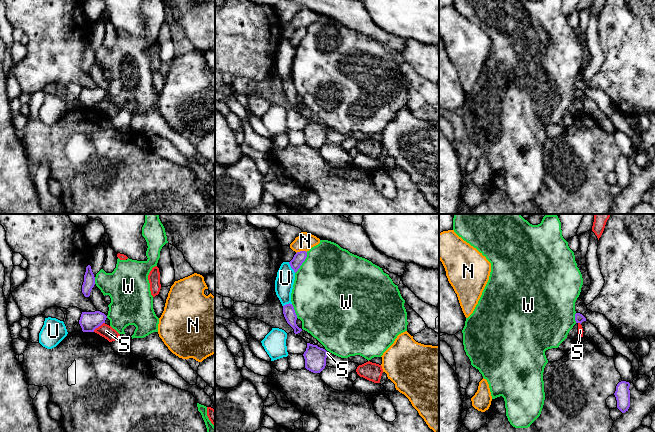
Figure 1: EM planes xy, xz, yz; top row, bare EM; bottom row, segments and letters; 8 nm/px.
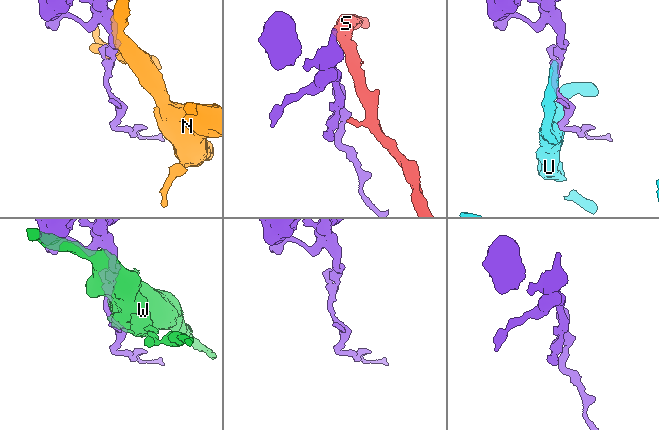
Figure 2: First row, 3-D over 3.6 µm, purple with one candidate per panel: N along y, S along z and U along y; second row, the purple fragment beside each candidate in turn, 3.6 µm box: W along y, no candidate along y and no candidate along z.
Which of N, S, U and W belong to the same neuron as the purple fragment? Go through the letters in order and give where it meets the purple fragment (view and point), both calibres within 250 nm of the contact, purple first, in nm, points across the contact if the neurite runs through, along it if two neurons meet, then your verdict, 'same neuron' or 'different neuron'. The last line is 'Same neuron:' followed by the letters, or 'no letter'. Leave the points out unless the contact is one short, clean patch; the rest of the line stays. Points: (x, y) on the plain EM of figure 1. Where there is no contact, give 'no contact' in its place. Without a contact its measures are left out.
N: xz (301, 27) | 90/150 nm | different neuron
S: xy (98, 102) | 160/110 nm | along xy (104, 98), (93, 107) | different neuron
U: xz (291, 43) | 90/150 nm | different neuron
W: xz (302, 38) | 90/500 nm | different neuron
Same neuron: no letter

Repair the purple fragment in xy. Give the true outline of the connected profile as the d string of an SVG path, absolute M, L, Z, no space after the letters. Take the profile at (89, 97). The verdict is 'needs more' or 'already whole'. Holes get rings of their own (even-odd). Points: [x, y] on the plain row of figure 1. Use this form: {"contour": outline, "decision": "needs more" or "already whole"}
{"contour": "M82 88L79 100L83 108L94 108L96 104L105 99L107 92L100 88Z", "decision": "already whole"}

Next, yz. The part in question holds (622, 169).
{"contour": "M621 157L616 162L616 167L614 169L617 176L617 184L625 189L630 183L630 159L626 157Z", "decision": "already whole"}

